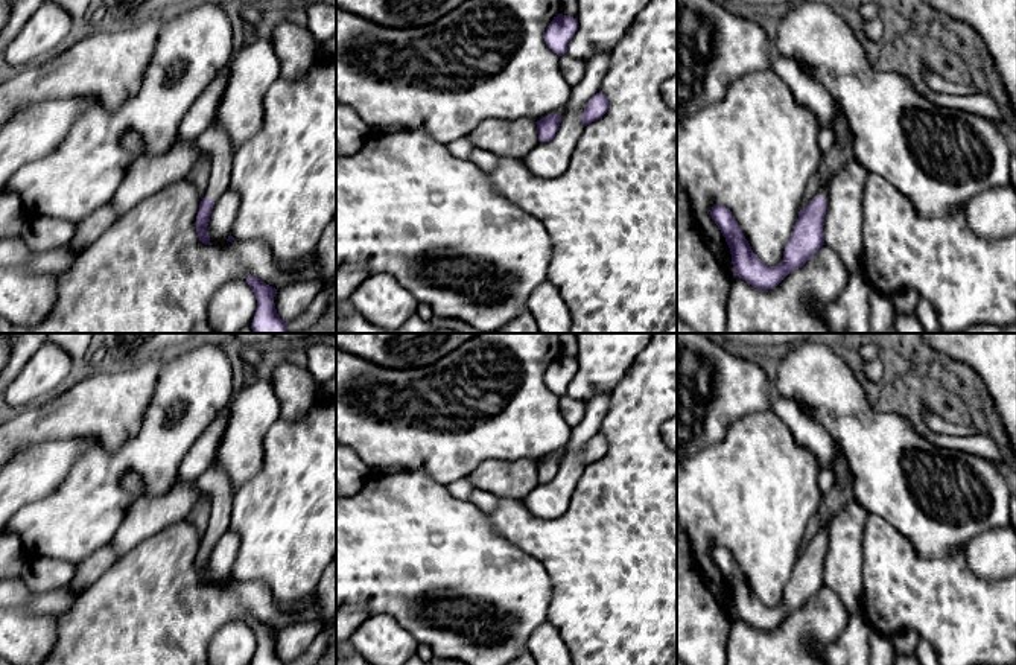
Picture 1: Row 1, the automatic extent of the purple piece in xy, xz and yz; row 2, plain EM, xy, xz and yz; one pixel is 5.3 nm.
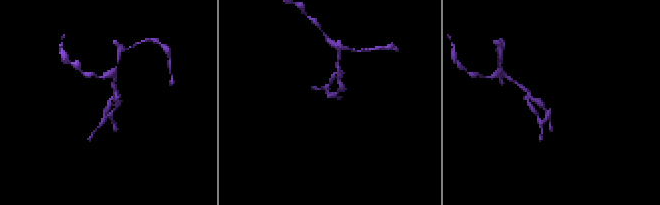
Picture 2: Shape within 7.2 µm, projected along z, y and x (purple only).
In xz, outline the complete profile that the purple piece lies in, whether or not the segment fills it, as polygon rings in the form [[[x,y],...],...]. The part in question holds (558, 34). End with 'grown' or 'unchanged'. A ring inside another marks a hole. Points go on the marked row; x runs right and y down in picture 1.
[[[558,14],[545,32],[548,47],[558,56],[567,52],[567,46],[578,30],[578,20],[570,15]]] | unchanged

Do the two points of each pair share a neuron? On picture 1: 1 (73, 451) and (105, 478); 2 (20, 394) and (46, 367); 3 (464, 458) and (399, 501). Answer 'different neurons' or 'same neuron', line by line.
1: different neurons
2: same neuron
3: different neurons

